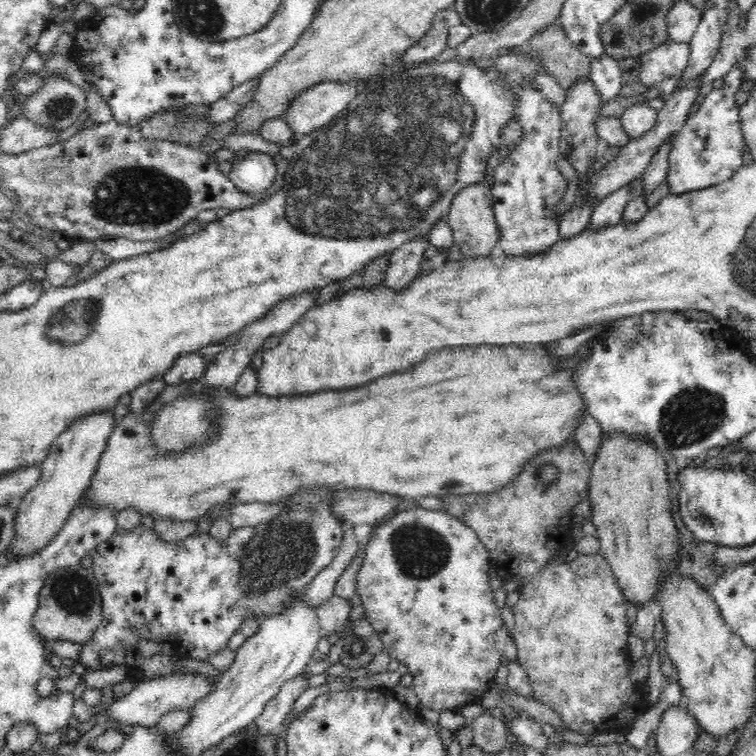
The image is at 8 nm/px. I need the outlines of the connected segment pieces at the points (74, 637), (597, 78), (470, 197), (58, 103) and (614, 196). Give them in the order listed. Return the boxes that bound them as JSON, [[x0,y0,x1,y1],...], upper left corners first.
[[33,564,102,644],[589,54,622,101],[446,180,501,259],[21,75,86,130],[589,183,631,230]]

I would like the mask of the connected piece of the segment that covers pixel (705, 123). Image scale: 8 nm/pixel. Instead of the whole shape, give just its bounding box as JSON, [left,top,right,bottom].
[667,64,745,194]

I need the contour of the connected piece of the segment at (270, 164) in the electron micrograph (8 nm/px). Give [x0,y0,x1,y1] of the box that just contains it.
[230,151,277,194]

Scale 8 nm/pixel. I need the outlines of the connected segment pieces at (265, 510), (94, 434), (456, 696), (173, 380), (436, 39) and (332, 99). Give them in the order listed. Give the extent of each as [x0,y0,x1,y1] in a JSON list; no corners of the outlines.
[[229,502,283,529],[9,410,115,560],[356,507,517,712],[164,351,208,387],[399,8,460,66],[282,80,360,136]]

